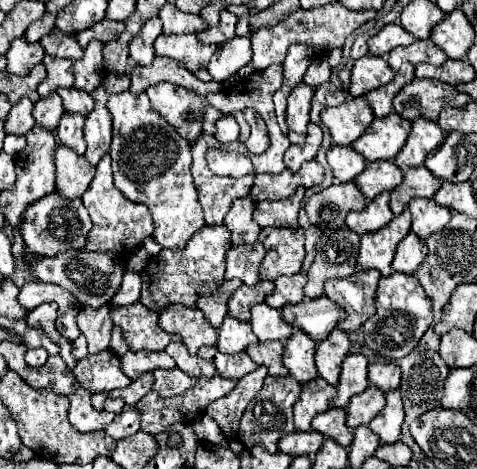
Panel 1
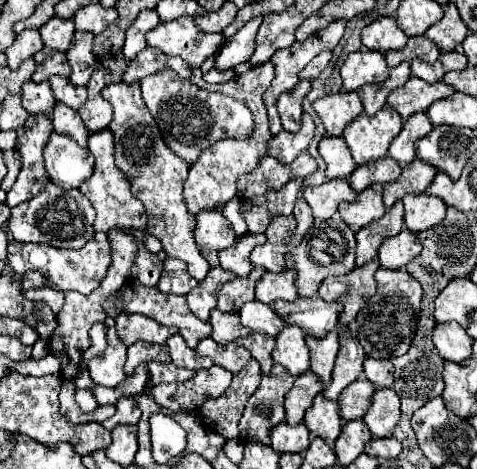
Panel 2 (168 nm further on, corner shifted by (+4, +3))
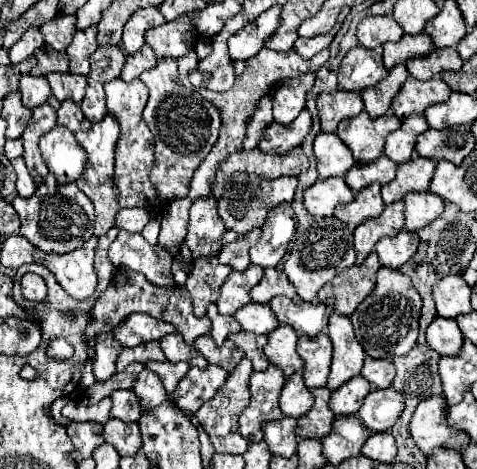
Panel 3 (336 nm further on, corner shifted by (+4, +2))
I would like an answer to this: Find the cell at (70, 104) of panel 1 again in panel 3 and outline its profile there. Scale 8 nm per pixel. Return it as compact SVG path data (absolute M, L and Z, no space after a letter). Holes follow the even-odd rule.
M51 72L45 76L51 84L53 96L63 102L63 100L73 100L75 104L81 102L85 90L87 90L87 80L83 76L75 76L69 72Z

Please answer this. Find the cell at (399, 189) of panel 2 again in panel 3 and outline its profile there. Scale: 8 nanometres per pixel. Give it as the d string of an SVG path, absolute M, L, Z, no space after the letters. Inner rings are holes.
M415 158L397 168L397 178L381 186L383 202L393 204L409 192L427 192L437 162L429 158Z

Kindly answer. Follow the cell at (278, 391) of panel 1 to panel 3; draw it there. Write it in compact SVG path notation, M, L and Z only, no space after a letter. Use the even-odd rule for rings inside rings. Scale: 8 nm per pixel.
M269 366L265 372L253 372L249 380L251 404L239 416L239 432L251 442L263 440L263 424L269 420L281 420L283 414L279 410L279 394L285 384L283 370L277 366Z

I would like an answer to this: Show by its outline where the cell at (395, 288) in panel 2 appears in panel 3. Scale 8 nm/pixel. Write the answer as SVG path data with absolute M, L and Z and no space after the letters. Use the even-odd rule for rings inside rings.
M381 268L377 272L377 286L369 298L365 298L351 316L355 336L361 342L363 350L371 358L391 358L407 354L419 332L419 312L421 296L415 290L411 278L399 270Z

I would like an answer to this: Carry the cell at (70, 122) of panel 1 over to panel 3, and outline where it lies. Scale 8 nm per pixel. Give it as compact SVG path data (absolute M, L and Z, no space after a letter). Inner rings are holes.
M71 100L63 102L61 108L57 110L57 124L69 128L73 134L91 128L91 122L81 114L81 108Z

